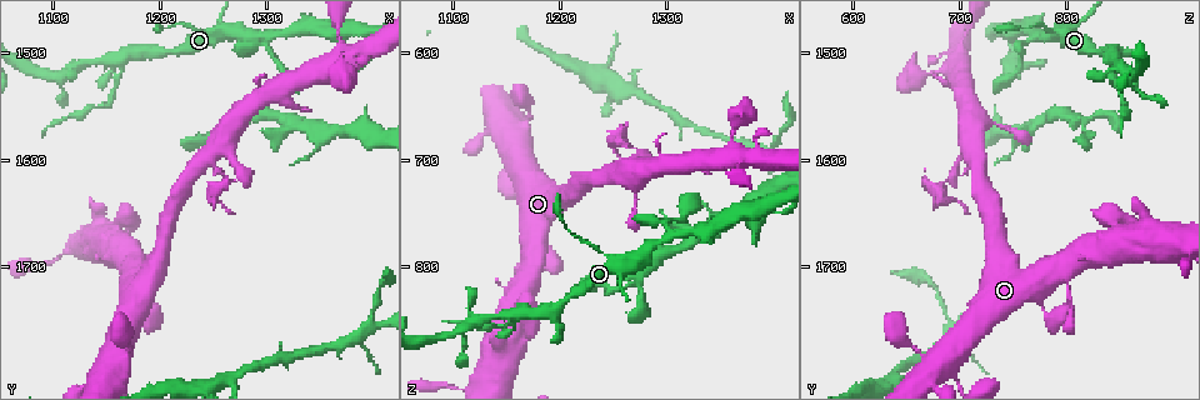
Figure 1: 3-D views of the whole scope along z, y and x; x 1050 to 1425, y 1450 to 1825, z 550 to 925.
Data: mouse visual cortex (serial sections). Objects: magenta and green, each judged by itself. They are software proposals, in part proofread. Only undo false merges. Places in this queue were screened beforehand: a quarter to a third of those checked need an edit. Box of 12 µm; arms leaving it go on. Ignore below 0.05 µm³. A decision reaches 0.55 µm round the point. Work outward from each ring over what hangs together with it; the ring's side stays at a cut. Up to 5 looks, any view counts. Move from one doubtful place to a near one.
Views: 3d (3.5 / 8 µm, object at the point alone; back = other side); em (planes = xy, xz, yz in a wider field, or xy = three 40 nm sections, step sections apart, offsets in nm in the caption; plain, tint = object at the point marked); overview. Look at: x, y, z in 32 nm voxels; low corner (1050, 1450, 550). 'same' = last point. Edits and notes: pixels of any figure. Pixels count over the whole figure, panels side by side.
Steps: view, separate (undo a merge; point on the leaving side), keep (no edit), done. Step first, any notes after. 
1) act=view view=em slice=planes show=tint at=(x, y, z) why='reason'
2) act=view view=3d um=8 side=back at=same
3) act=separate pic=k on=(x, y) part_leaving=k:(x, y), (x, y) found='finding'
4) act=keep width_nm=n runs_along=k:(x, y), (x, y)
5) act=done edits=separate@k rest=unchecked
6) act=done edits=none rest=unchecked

act=view view=3d um=3.5 at=(1258, 1624, 684) why='abrupt turn'

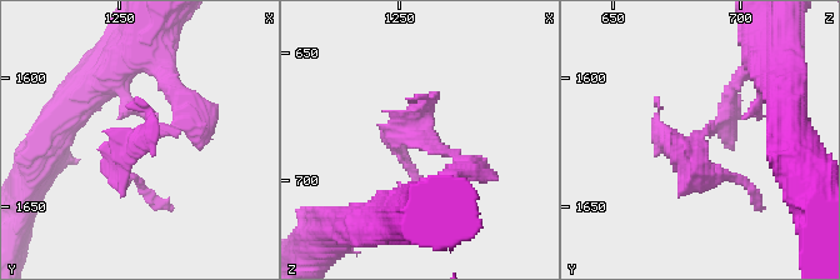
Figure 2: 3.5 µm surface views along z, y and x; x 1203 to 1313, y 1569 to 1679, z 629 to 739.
act=view view=em slice=planes show=tint at=(1259, 1622, 683)

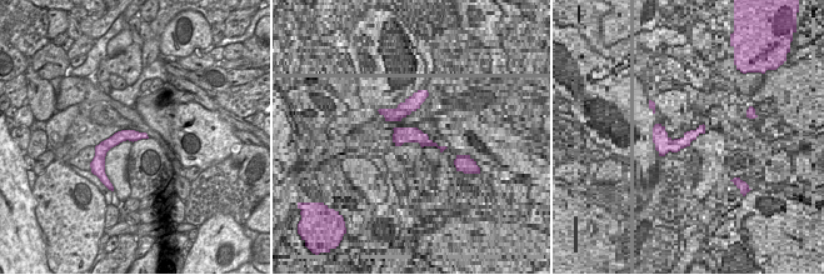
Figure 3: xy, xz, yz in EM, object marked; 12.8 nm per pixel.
act=view view=em slice=xy step=5 show=tint at=same

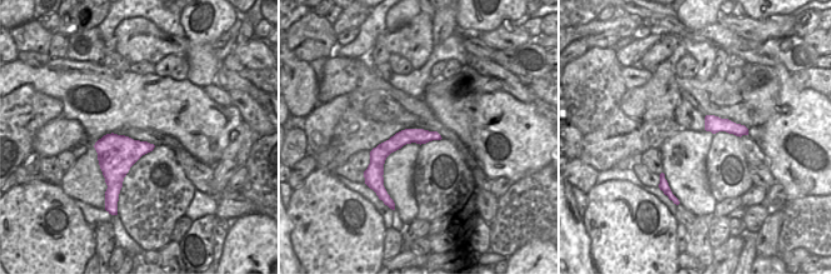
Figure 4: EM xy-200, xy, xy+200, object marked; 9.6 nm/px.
act=separate pic=2 on=(429, 124) part_leaving=2:(454, 154), (408, 99) found='a second cell is stuck on'

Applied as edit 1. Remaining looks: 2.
act=view view=3d um=3.5 side=back at=(1166, 1504, 846) why='three arms meet'

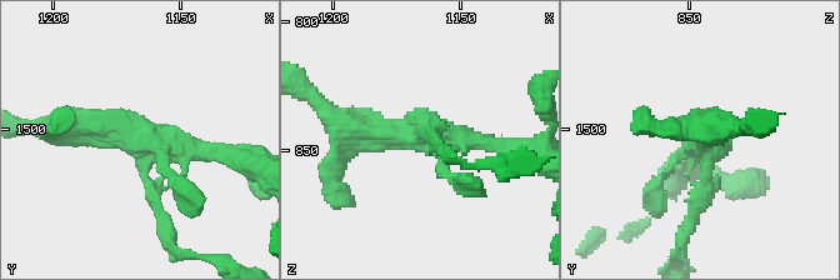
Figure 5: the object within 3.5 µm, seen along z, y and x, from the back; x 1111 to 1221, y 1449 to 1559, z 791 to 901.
act=view view=em slice=planes show=tint at=(1163, 1504, 845) why='need the tissue'

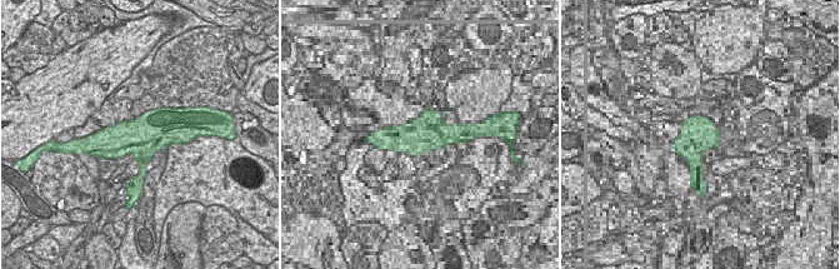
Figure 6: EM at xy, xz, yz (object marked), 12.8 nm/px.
act=separate pic=5 on=(693, 221) width_nm=500 part_leaving=5:(706, 184), (691, 210), (678, 256) found='a second cell is stuck on'

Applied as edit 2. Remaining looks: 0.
act=done edits=separate@2,separate@5 rest=unchecked

